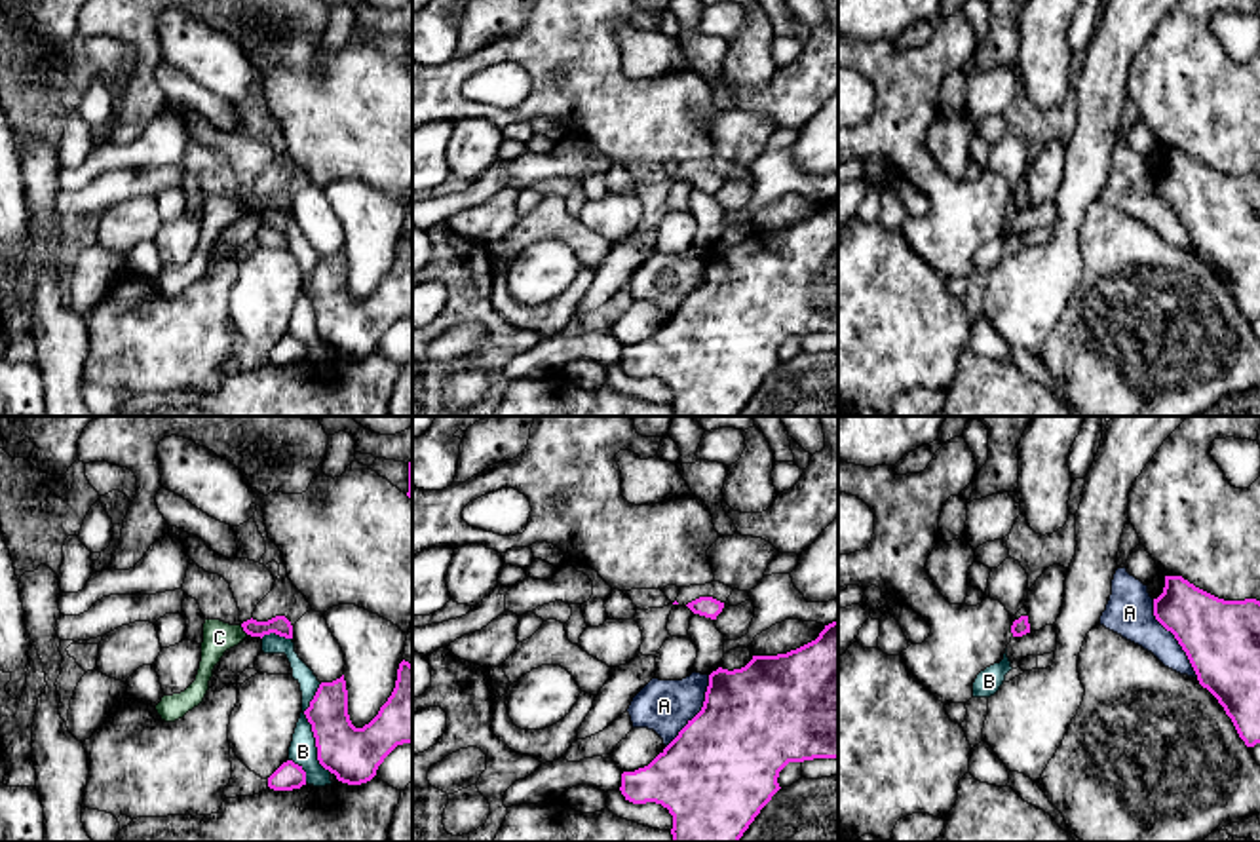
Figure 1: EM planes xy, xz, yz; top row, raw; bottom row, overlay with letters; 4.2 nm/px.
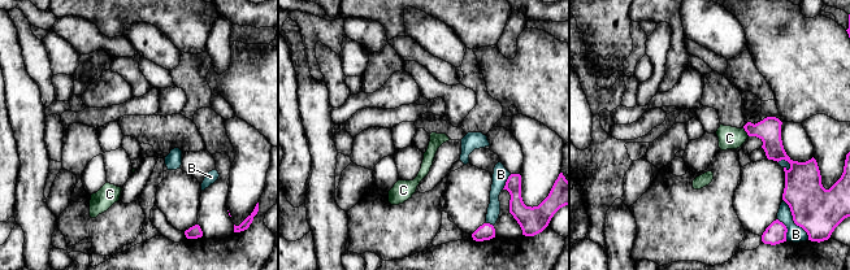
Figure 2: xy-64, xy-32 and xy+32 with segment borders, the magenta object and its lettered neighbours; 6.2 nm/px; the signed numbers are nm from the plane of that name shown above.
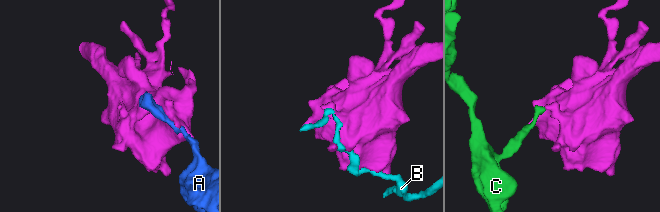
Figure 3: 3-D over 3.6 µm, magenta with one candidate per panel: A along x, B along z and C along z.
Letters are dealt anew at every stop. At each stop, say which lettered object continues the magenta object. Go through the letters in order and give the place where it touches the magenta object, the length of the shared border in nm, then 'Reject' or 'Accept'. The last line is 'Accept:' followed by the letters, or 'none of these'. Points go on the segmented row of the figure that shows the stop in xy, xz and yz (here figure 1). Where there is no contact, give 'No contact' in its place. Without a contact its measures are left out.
A: Touches magenta at yz (1175, 637). Shared border 380 nm. Reject
B: Touches magenta at xy (312, 728). Shared border 380 nm. Reject
C: Touches magenta at xy (244, 630). Shared border 50 nm. Reject
Accept: none of these

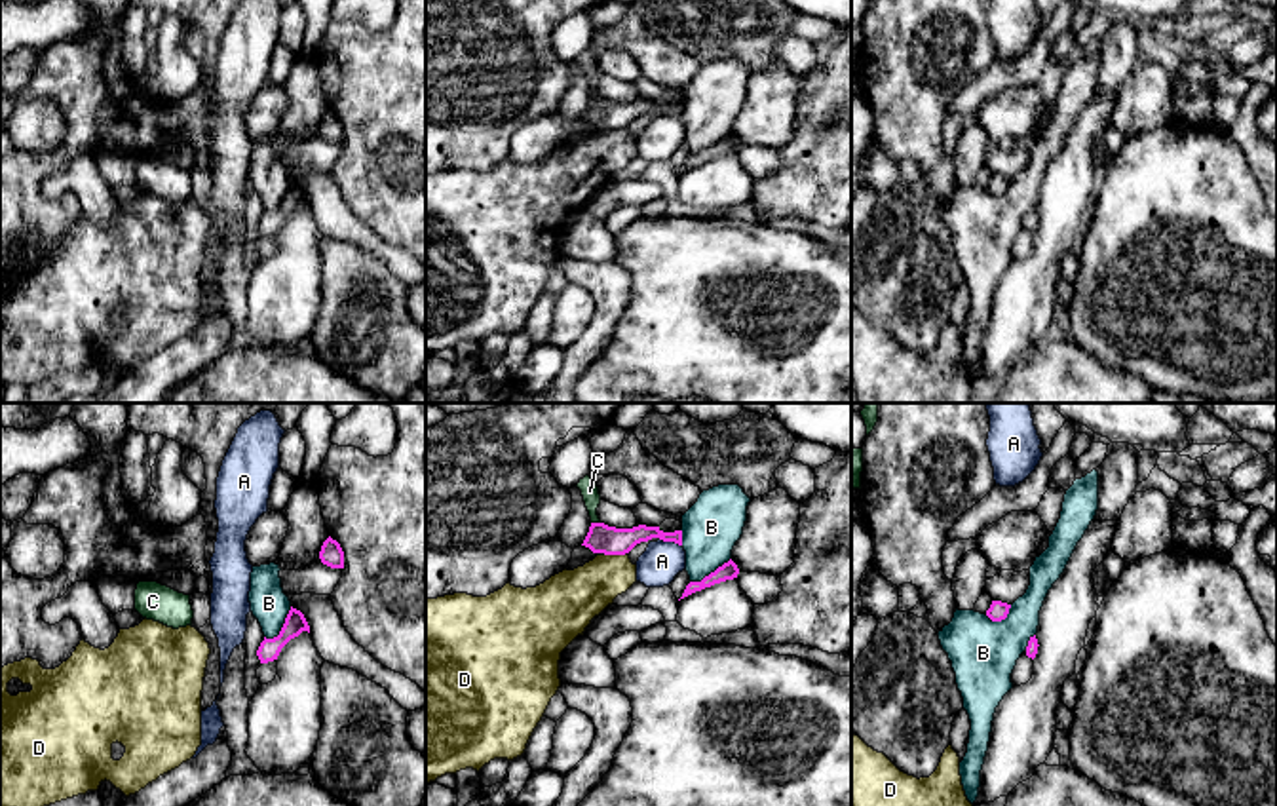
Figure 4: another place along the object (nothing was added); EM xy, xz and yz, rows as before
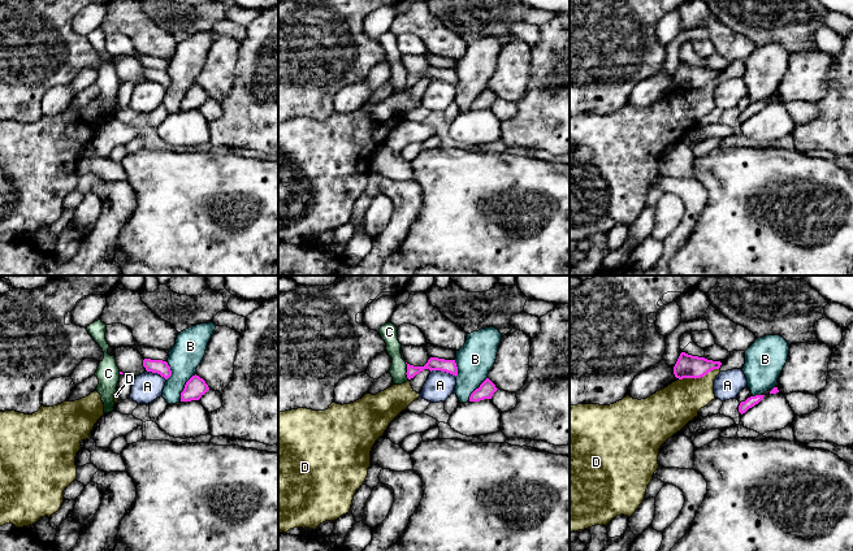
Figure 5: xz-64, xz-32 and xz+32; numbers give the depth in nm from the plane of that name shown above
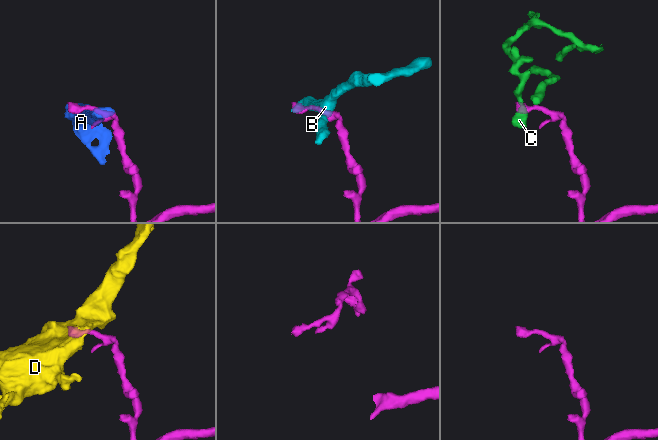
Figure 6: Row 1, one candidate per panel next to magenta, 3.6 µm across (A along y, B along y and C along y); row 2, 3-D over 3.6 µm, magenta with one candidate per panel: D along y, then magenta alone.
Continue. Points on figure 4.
A: Touches magenta at xz (671, 540). Shared border 100 nm. Reject
B: Touches magenta at xy (284, 626). Shared border 180 nm. Accept
C: Touches magenta at xz (595, 523). Shared border 40 nm. Reject
D: Touches magenta at xz (614, 554). Shared border 100 nm. Reject
Accept: B

